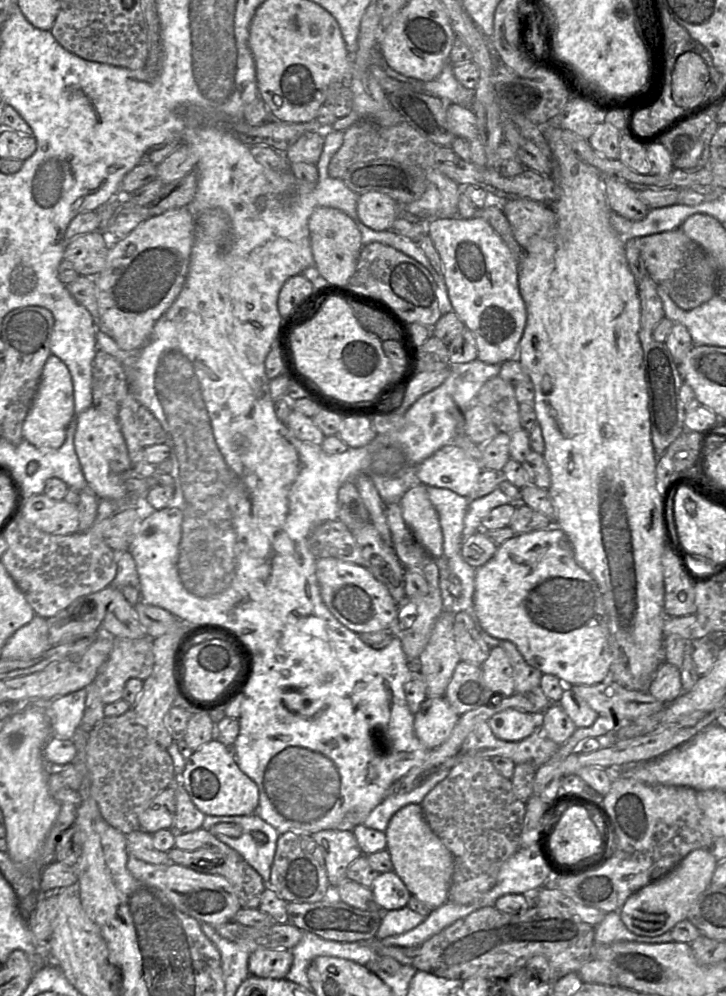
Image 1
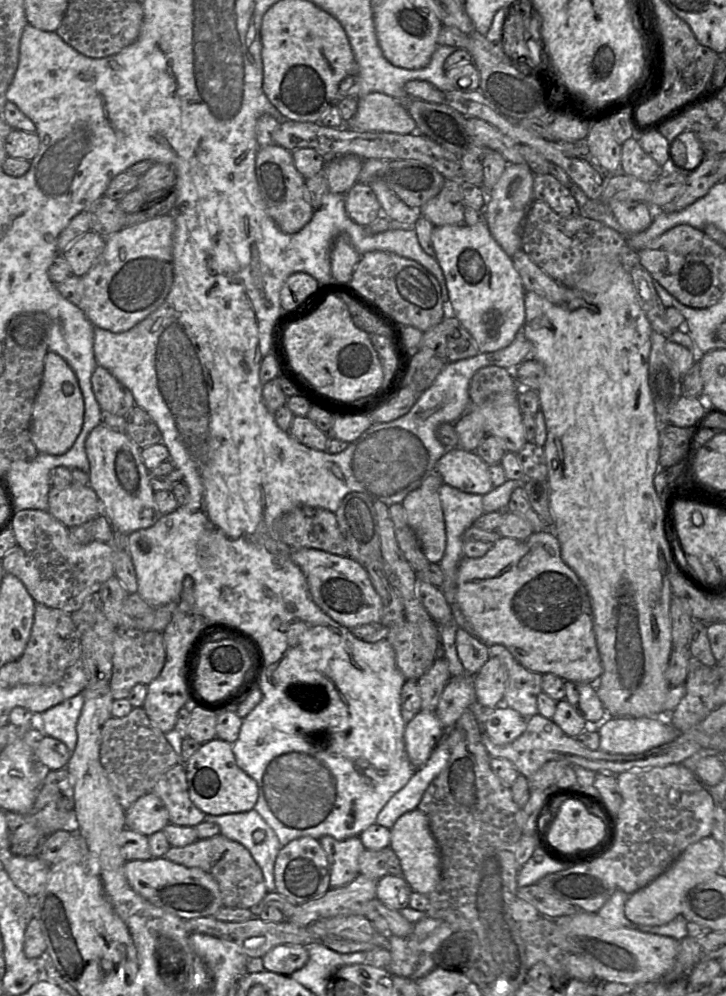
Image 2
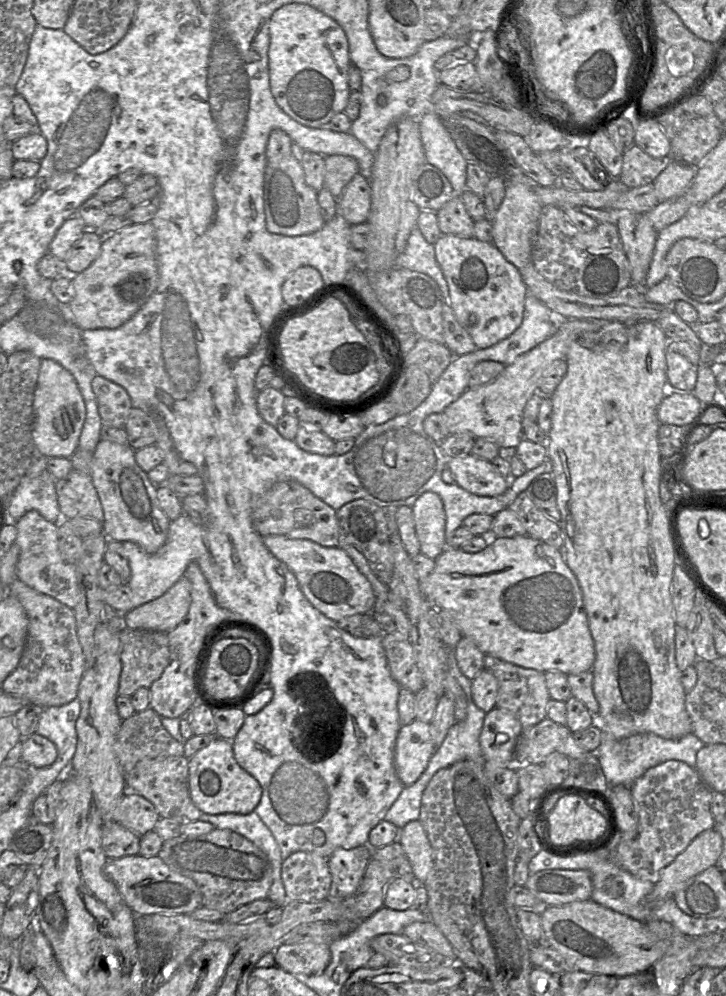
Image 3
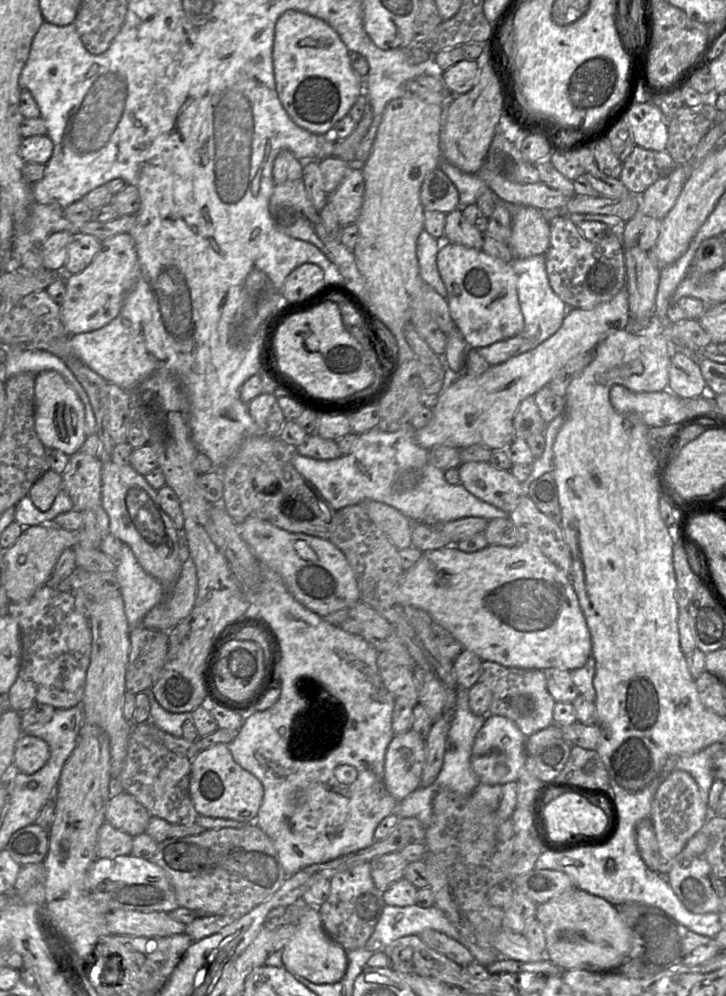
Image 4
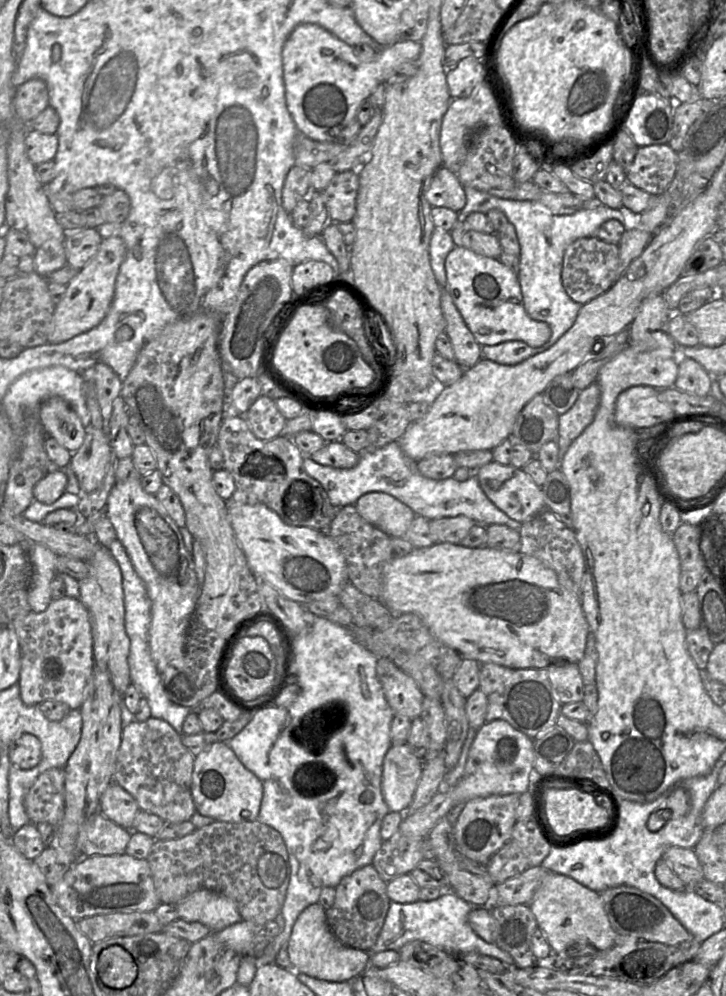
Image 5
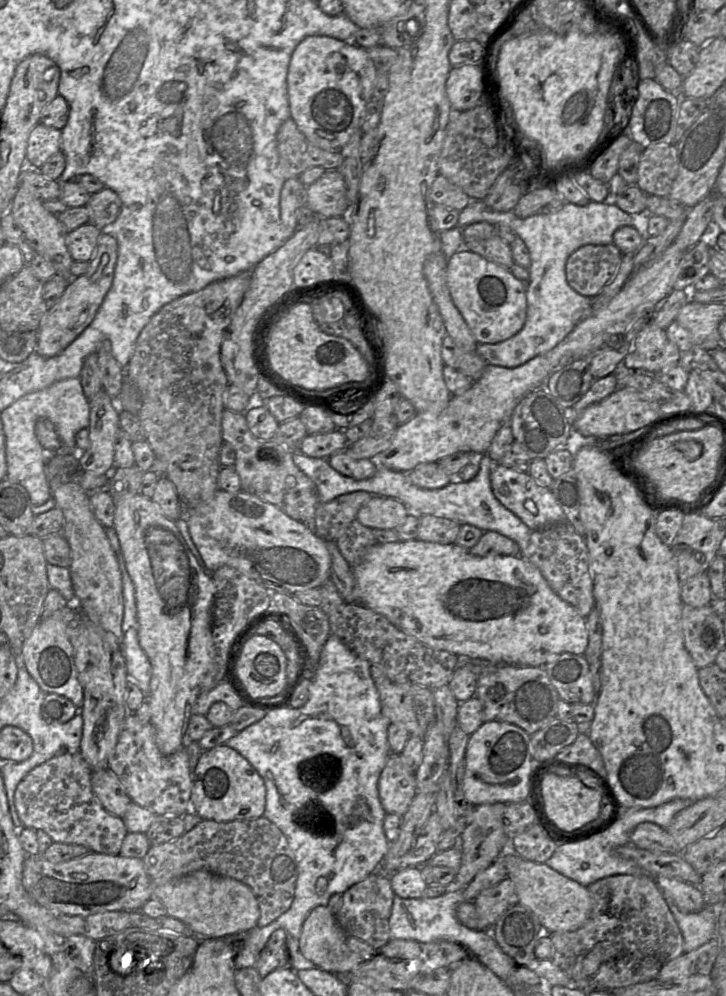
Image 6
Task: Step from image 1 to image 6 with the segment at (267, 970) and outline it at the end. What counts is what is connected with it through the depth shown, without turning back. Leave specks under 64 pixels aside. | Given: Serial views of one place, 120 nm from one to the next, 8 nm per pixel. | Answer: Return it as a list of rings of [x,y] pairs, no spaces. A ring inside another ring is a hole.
[[[318,906],[306,917],[298,939],[301,954],[317,968],[335,975],[346,975],[375,956],[377,950],[348,935],[326,906]]]

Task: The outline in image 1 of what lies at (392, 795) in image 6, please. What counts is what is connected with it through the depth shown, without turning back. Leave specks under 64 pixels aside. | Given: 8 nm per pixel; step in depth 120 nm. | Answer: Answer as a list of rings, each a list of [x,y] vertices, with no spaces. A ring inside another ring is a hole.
[[[427,697],[414,715],[415,734],[425,747],[434,749],[448,739],[459,717],[444,697]]]

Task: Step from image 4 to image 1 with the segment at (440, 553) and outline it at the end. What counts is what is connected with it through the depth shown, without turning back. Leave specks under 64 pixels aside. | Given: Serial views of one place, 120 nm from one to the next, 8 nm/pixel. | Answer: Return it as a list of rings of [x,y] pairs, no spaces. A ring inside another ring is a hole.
[[[558,526],[536,530],[533,532],[515,535],[499,545],[494,556],[475,571],[474,609],[481,629],[497,640],[512,642],[520,652],[526,663],[542,674],[551,674],[560,679],[565,685],[594,685],[606,681],[610,677],[612,653],[609,646],[608,615],[601,591],[593,577],[580,567],[575,558],[574,551],[568,537]]]

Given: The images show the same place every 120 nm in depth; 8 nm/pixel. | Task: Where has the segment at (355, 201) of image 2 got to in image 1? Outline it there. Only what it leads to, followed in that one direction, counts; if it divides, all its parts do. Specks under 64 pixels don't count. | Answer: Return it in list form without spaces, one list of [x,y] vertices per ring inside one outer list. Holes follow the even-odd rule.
[[[367,192],[359,195],[357,214],[361,222],[374,231],[391,230],[400,216],[400,204],[387,194]]]

